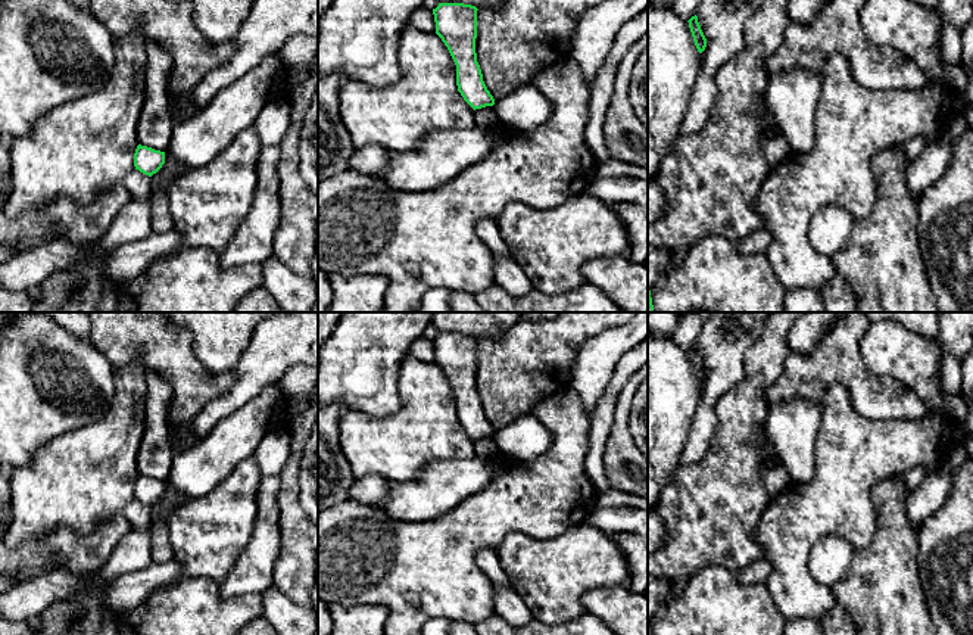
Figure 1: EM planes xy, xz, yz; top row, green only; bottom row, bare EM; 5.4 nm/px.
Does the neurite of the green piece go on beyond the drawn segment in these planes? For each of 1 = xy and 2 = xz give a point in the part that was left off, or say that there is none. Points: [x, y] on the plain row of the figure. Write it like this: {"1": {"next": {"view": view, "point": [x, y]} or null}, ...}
{"1": {"next": null}, "2": {"next": null}}

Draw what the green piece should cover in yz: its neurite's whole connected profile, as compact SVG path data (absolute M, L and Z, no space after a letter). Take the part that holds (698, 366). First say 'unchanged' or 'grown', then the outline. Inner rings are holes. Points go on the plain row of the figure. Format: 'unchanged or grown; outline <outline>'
unchanged; outline M696 345L692 346L687 352L689 352L689 358L690 358L695 376L696 376L698 382L702 383L707 377L707 368L701 359L698 346Z

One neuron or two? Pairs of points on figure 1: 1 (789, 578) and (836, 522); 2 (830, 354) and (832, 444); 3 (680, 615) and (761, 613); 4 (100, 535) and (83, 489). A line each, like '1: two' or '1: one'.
1: one
2: two
3: one
4: two

